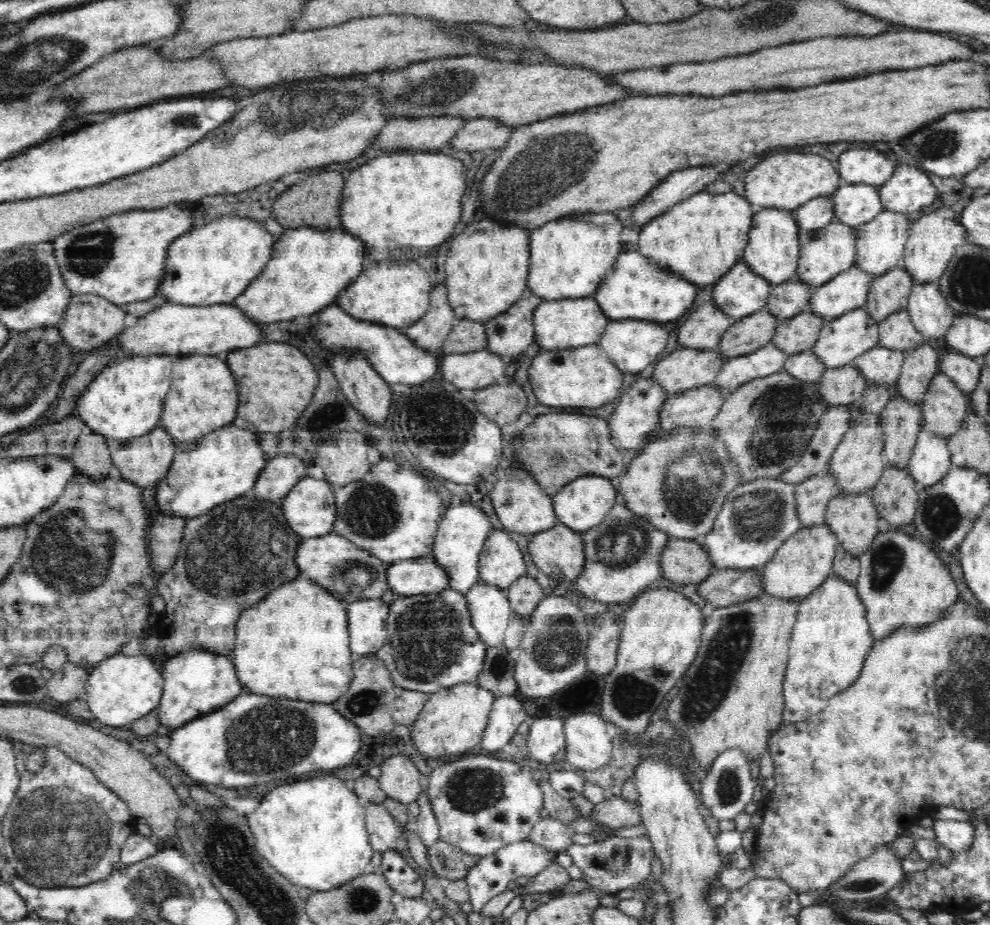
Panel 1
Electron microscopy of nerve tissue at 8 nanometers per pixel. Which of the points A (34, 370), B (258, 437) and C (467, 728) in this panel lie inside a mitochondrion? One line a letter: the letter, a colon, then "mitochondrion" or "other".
A: mitochondrion
B: other
C: other

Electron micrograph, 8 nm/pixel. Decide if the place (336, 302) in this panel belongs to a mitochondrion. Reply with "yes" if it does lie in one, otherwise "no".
no

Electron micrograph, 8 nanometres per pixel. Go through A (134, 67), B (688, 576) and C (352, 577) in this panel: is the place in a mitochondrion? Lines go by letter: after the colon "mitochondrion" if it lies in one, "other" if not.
A: other
B: other
C: mitochondrion

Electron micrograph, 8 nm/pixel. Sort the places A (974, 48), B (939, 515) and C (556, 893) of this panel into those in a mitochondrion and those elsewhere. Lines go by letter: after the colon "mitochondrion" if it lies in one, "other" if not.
A: other
B: mitochondrion
C: other

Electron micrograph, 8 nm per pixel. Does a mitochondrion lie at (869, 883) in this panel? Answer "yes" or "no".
yes

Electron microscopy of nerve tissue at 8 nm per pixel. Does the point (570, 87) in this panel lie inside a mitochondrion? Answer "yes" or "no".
no

